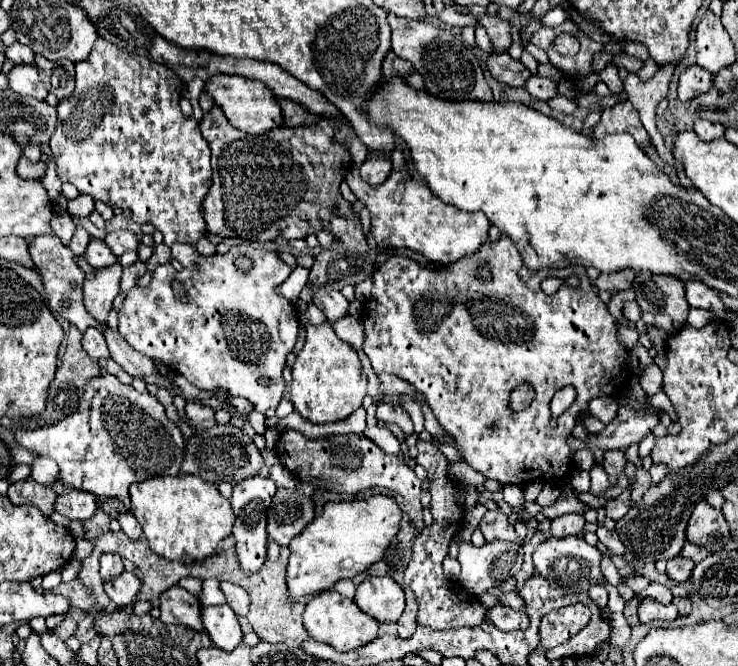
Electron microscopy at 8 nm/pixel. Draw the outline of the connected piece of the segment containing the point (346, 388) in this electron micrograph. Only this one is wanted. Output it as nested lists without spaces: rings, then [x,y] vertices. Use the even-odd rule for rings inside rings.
[[[329,323],[321,327],[307,325],[307,339],[293,363],[293,381],[289,395],[295,411],[311,423],[333,423],[347,419],[361,407],[367,395],[367,377],[361,371],[361,363],[353,347],[341,341]]]

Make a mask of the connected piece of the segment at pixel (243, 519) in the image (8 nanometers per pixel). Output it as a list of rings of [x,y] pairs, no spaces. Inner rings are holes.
[[[261,475],[247,477],[245,481],[241,481],[233,487],[233,495],[231,495],[231,505],[233,505],[233,513],[235,513],[233,535],[237,539],[237,557],[239,557],[243,571],[257,573],[259,567],[265,563],[265,555],[267,555],[267,531],[265,531],[267,507],[271,503],[275,491],[277,491],[275,481],[271,477],[261,477]]]

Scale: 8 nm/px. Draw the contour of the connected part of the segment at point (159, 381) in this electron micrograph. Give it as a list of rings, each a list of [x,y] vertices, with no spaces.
[[[105,325],[105,341],[111,353],[111,359],[117,361],[127,373],[131,373],[131,377],[141,377],[147,383],[155,383],[159,387],[167,385],[167,379],[161,377],[153,365],[151,359],[147,359],[145,355],[137,353],[135,349],[131,349],[127,345],[127,341],[119,335],[119,331],[113,331],[109,325]]]

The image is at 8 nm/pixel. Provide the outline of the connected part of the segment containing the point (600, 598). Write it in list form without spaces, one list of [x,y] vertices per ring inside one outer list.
[[[596,585],[589,590],[589,596],[598,607],[606,607],[608,602],[608,593],[602,586]]]

